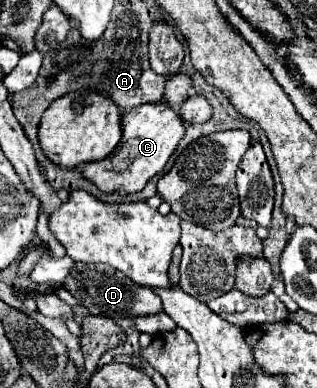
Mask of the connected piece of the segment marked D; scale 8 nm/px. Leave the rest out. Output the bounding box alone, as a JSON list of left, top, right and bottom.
[63,261,161,319]

